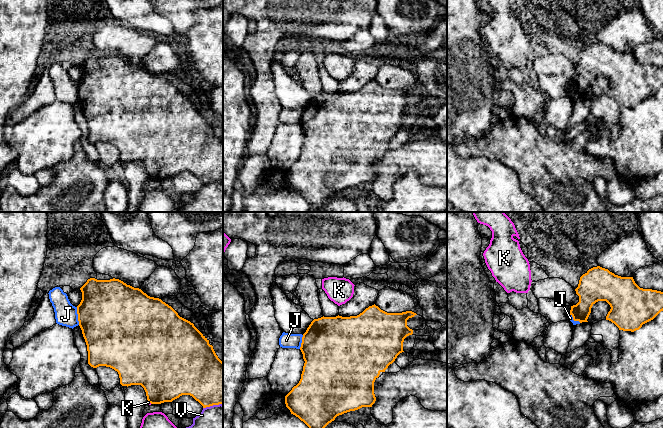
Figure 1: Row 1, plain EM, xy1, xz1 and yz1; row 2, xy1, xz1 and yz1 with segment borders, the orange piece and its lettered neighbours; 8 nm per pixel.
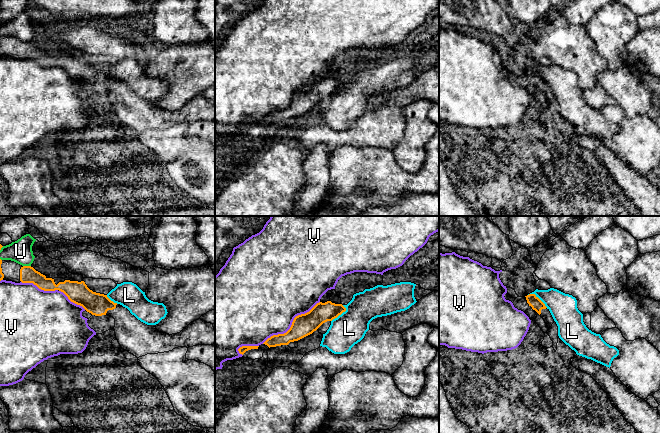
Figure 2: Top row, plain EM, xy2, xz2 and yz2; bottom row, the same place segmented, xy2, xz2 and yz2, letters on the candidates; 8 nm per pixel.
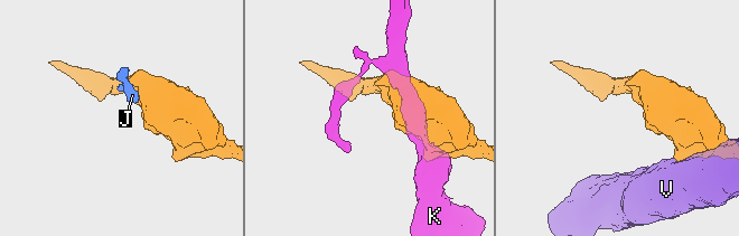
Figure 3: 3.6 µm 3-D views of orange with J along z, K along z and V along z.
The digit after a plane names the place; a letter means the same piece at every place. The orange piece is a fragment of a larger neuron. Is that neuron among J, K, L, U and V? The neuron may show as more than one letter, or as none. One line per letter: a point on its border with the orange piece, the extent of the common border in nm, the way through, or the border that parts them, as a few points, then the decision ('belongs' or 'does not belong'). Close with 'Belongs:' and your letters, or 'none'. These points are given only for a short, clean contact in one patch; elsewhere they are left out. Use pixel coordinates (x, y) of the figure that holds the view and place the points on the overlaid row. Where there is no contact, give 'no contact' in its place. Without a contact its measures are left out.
J: xy1 (78, 316) | 150 nm | along xy1 (76, 307), (79, 324) | does not belong
K: xy1 (150, 402) | 40 nm | does not belong
L: yz2 (538, 298) | 190 nm | along yz2 (528, 294), (534, 294), (547, 307) | does not belong
U: xy2 (27, 266) | 60 nm | does not belong
V: xz2 (292, 324) | 550 nm | does not belong
Belongs: none

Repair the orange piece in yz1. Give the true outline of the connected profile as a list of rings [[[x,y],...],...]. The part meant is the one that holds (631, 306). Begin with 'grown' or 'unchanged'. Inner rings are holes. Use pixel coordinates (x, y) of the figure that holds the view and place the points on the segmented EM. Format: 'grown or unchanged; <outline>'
unchanged; [[[600,266],[589,269],[580,277],[575,289],[579,302],[571,306],[570,315],[574,321],[588,322],[592,306],[598,301],[606,301],[611,309],[606,320],[614,323],[619,330],[634,332],[643,324],[653,320],[663,311],[663,292],[640,288],[633,277],[621,277]]]

